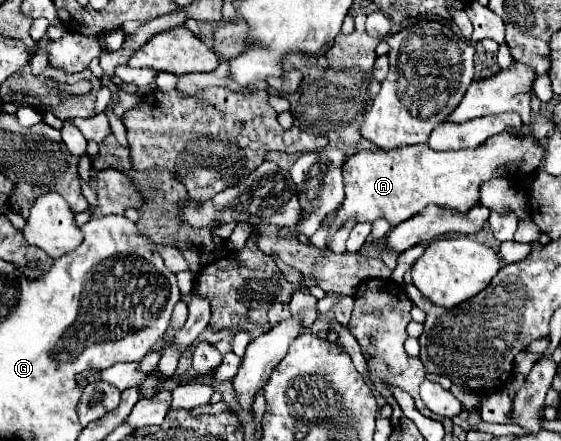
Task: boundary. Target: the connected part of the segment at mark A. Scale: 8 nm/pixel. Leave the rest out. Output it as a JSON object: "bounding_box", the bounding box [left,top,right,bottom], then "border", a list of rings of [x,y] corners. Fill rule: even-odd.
{"bounding_box":[335,131,545,227],"border":[[[513,131],[497,133],[477,149],[431,151],[427,145],[403,145],[391,151],[359,151],[343,165],[347,195],[335,223],[341,225],[349,217],[373,223],[383,217],[391,227],[397,227],[427,205],[469,211],[479,203],[481,183],[499,177],[499,169],[507,169],[505,177],[511,175],[519,181],[531,177],[539,169],[543,157],[545,149],[533,141],[531,133],[517,135]]]}

